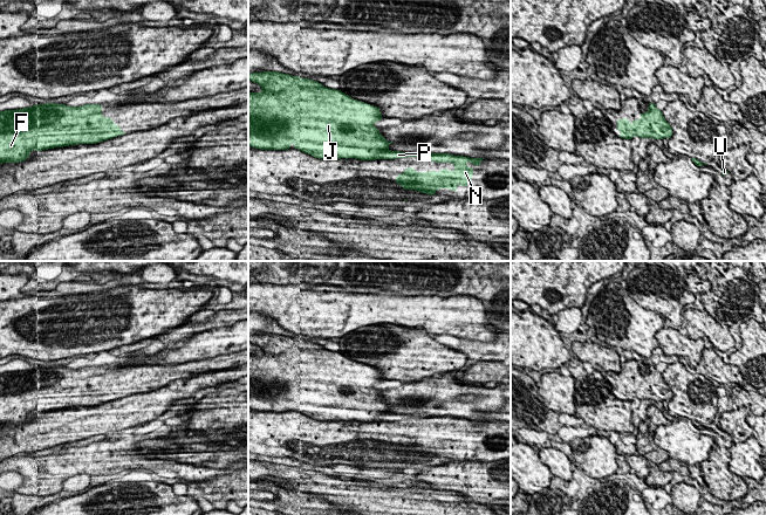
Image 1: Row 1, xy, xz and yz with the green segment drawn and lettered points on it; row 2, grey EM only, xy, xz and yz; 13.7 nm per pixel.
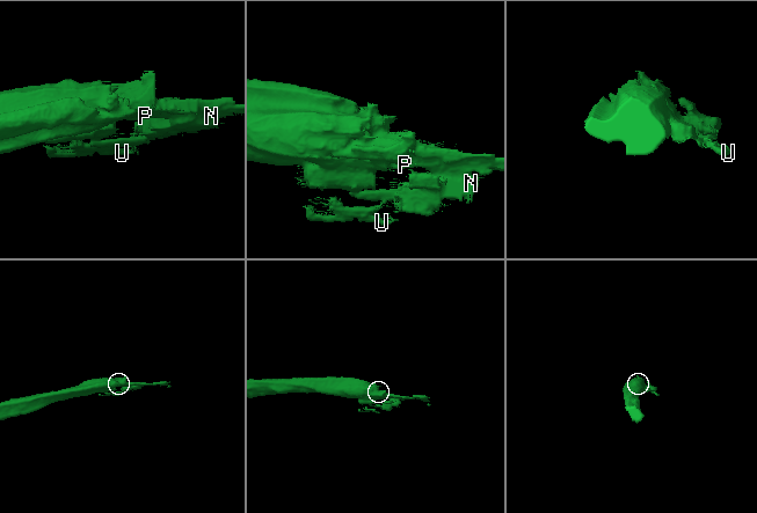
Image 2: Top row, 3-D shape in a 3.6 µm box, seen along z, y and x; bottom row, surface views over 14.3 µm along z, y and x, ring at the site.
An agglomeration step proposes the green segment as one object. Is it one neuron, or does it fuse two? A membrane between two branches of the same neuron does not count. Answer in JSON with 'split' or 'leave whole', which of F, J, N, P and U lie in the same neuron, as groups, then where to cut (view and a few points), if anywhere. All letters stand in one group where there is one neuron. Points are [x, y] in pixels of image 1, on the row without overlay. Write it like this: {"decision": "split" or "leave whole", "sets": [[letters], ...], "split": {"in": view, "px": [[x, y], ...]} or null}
{"decision": "leave whole", "sets": [["F", "J", "N", "P", "U"]], "split": null}

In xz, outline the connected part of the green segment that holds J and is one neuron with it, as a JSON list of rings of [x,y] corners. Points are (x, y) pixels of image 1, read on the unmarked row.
[[[265,334],[248,336],[248,342],[259,346],[262,355],[248,356],[248,407],[261,412],[288,412],[290,405],[294,411],[312,417],[315,420],[356,420],[361,423],[395,421],[418,419],[425,424],[452,425],[457,431],[449,433],[446,430],[440,434],[416,434],[413,430],[404,432],[403,437],[396,438],[396,446],[403,452],[415,452],[431,458],[438,451],[450,451],[457,454],[457,447],[467,448],[472,441],[473,430],[467,430],[471,424],[480,428],[484,420],[470,420],[452,418],[449,416],[398,414],[390,413],[388,404],[372,386],[383,382],[377,369],[356,363],[341,352],[329,351],[321,345],[292,338],[283,335]]]

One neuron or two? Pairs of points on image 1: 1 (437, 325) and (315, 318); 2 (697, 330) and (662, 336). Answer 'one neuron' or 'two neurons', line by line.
1: one neuron
2: two neurons

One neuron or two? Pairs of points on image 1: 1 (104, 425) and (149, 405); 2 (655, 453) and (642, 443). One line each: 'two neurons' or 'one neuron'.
1: one neuron
2: one neuron

